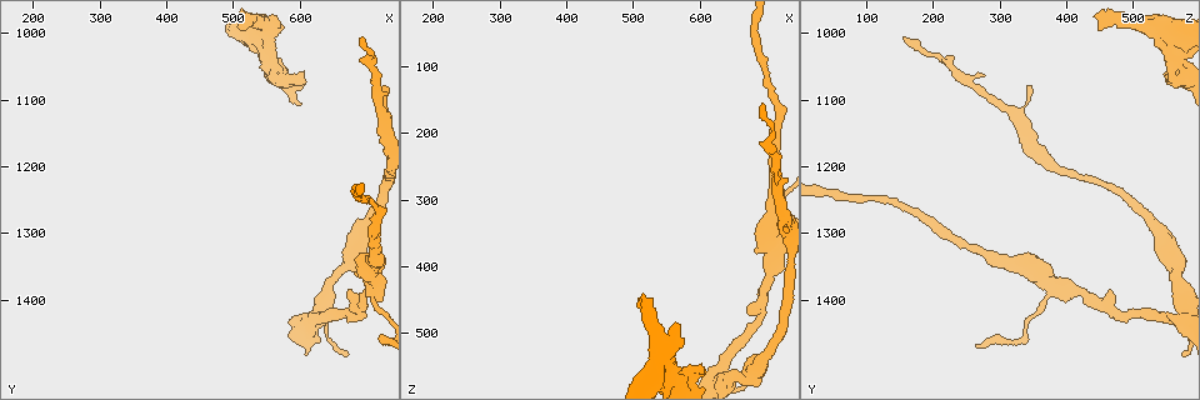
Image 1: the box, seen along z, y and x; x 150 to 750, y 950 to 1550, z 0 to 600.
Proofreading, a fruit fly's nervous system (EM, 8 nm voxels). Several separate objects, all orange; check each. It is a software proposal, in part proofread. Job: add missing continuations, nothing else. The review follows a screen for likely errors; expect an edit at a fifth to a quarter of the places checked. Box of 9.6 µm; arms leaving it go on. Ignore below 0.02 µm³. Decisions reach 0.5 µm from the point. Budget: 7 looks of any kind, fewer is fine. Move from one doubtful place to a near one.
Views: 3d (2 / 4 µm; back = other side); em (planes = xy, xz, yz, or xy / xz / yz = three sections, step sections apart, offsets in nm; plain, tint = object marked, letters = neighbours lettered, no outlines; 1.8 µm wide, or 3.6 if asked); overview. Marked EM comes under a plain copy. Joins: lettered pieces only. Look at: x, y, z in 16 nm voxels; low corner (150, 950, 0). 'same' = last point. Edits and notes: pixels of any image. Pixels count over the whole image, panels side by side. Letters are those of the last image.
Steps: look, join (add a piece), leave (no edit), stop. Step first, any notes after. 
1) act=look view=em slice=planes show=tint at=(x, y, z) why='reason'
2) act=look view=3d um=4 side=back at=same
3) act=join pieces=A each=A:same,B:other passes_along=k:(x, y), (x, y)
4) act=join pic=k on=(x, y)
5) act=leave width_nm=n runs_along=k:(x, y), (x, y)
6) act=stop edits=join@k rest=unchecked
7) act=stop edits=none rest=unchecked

act=look view=em slice=xy step=16 show=letters at=(510, 995, 460) why='branch stops here'

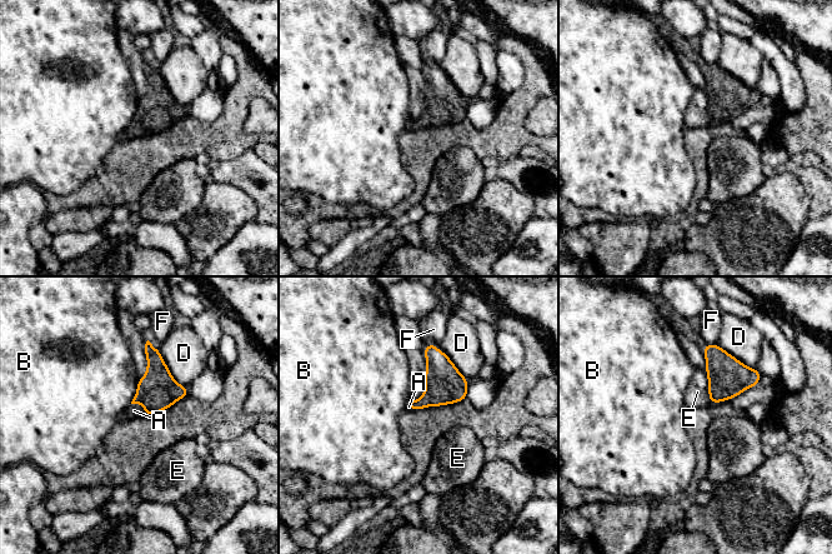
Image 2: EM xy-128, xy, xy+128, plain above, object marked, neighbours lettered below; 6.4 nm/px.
act=join pieces=A longest_contact=D:320nm each=A:same,B:other,D:other,E:other,F:other found='it goes on there'

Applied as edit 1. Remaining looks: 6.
act=look view=3d um=2 at=(600, 1055, 565) why='free end'

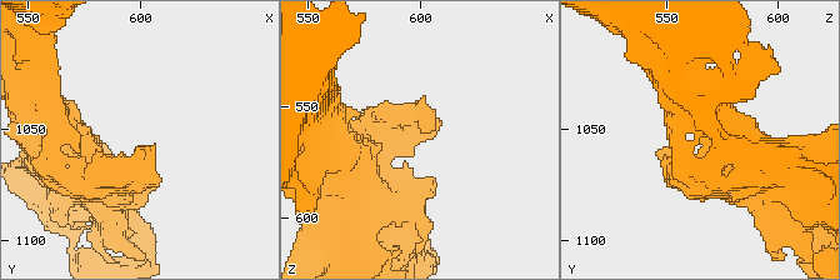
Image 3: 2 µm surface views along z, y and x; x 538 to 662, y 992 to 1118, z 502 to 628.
act=look view=em slice=planes show=letters at=(606, 1057, 560)

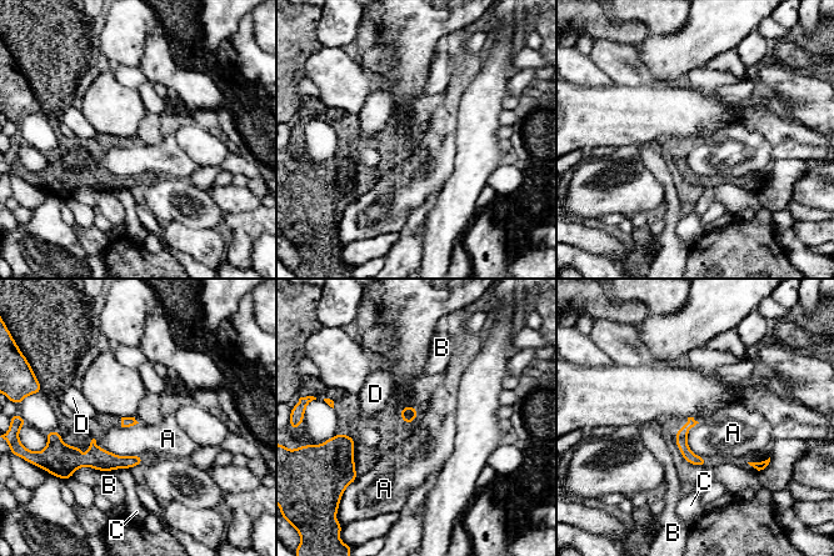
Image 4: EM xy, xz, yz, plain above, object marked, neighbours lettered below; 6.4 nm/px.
act=leave each=A:other,B:other,C:other,D:other border=4:(95, 440), (118, 455), (139, 455) found='none of them fits'

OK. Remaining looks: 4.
act=look view=em slice=planes show=letters at=(620, 1425, 565) why='sharp bend'

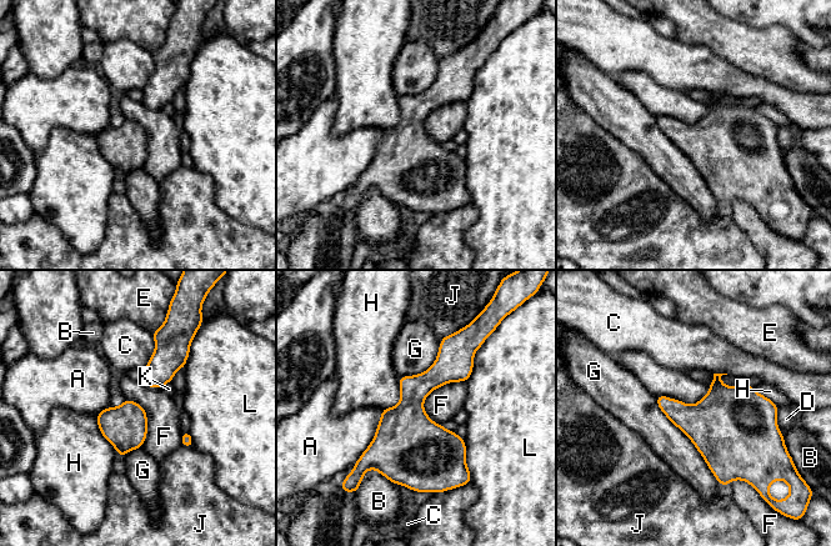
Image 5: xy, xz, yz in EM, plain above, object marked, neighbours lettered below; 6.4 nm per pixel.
act=leave each=A:other,B:other,C:other,D:other,E:other,F:other,G:other,H:other,J:other,K:other,L:other border=5:(465, 381), (425, 399), (434, 422) found='no lettered piece goes on from it'

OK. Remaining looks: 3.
act=stop edits=join@2 rest=unchecked

